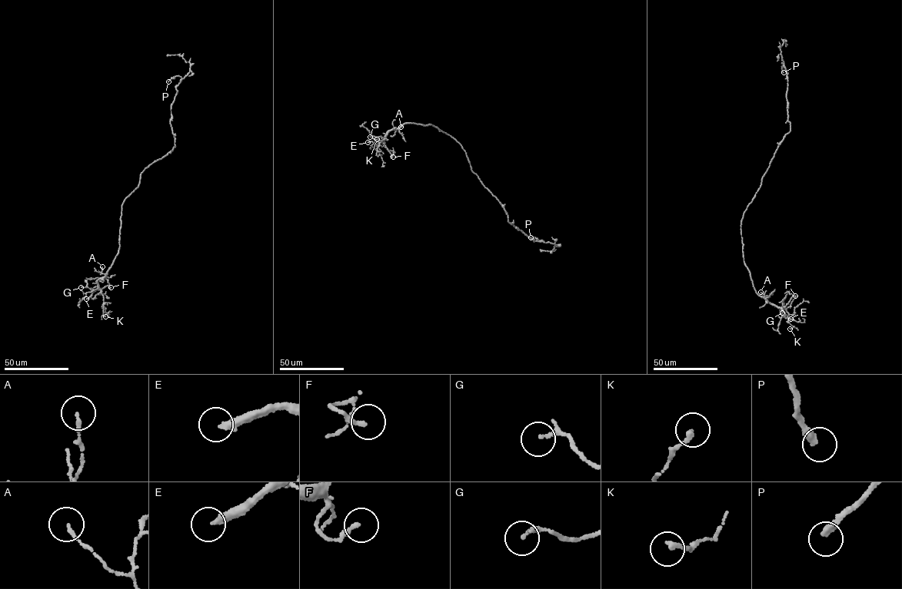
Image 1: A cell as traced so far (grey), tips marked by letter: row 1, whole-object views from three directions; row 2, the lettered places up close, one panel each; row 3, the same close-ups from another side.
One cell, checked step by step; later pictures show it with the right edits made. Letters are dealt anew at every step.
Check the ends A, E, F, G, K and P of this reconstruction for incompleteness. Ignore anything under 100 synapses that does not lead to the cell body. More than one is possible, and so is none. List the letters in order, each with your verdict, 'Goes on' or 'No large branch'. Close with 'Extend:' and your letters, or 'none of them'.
A: No large branch
E: Goes on
F: No large branch
G: No large branch
K: No large branch
P: No large branch
Extend: E

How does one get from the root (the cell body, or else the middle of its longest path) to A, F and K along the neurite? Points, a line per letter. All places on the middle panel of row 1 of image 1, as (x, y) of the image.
A: (470, 166), (460, 144), (436, 127), (430, 124), (407, 123), (401, 127)
F: (470, 166), (459, 143), (430, 124), (407, 123), (388, 131), (383, 143), (393, 157)
K: (470, 166), (459, 143), (430, 124), (407, 123), (388, 131), (384, 140), (375, 143), (377, 139)

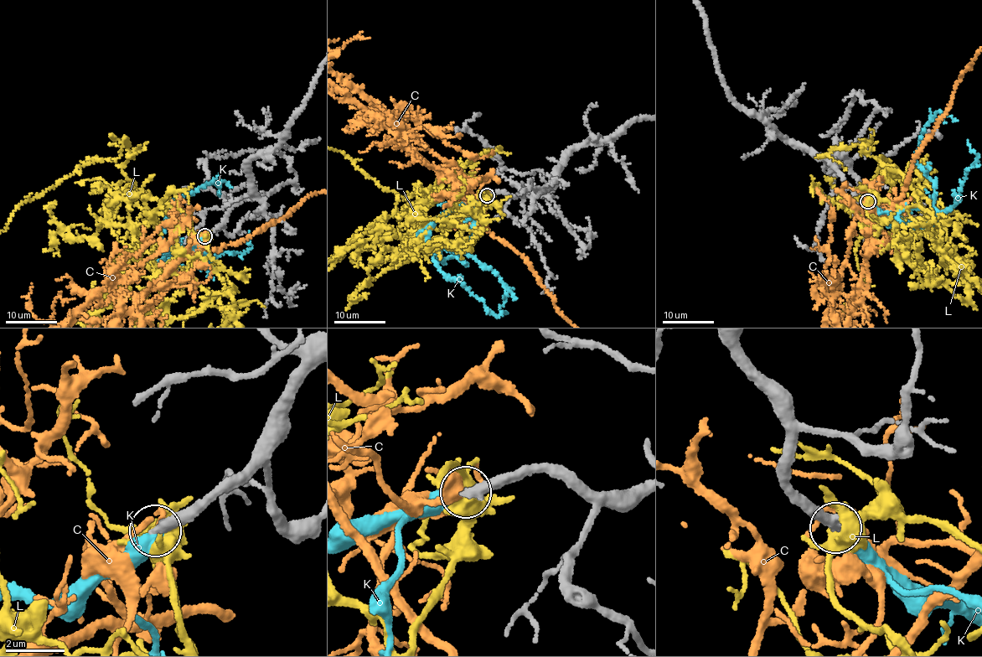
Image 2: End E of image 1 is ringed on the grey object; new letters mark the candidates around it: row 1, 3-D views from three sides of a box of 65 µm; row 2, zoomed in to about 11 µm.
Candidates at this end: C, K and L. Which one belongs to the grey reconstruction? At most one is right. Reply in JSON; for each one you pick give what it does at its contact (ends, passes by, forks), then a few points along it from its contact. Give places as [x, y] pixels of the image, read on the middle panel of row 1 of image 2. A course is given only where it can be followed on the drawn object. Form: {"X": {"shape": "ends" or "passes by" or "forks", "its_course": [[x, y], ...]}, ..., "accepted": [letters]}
{"K": {"shape": "ends"}, "accepted": ["K"]}

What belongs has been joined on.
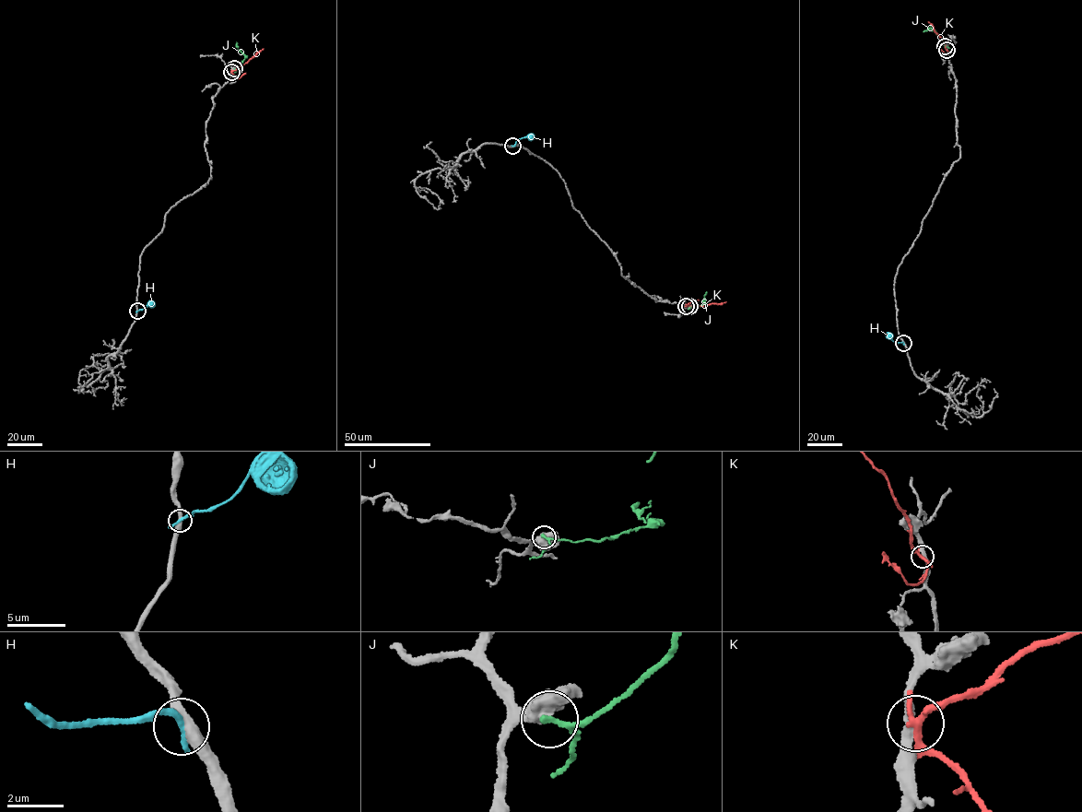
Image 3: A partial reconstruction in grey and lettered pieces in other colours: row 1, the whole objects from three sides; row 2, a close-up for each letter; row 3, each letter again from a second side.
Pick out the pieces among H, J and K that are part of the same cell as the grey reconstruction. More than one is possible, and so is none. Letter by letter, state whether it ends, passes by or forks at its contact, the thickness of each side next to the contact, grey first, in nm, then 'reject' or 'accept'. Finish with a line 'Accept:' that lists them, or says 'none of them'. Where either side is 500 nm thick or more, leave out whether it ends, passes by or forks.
H: it ends | 400/280 nm | reject
J: it passes by | 480/160 nm | reject
K: it forks | 280/200 nm | reject
Accept: none of them

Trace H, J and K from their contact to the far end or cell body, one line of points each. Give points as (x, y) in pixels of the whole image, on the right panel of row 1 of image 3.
H: (903, 343), (896, 343), (889, 335)
J: (945, 46), (934, 30), (930, 29), (923, 31)
K: (946, 50), (928, 22)

